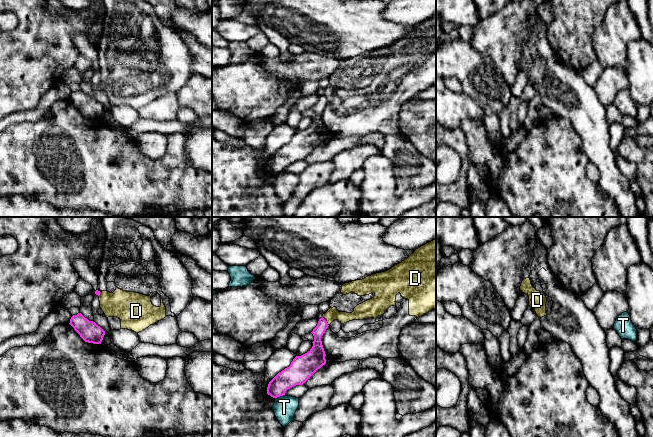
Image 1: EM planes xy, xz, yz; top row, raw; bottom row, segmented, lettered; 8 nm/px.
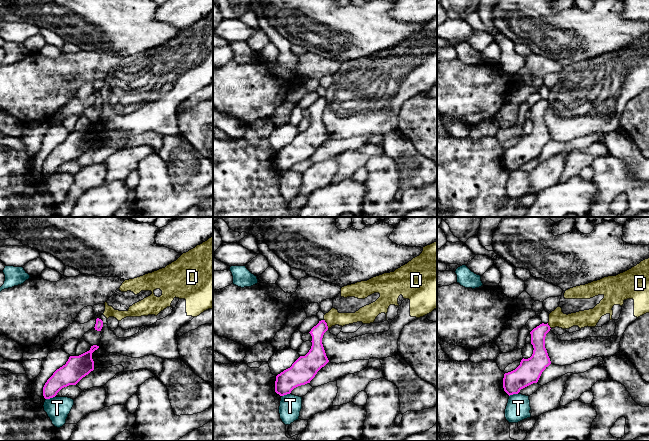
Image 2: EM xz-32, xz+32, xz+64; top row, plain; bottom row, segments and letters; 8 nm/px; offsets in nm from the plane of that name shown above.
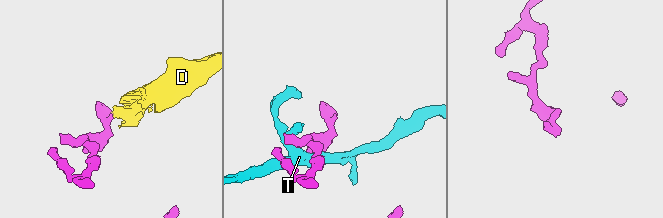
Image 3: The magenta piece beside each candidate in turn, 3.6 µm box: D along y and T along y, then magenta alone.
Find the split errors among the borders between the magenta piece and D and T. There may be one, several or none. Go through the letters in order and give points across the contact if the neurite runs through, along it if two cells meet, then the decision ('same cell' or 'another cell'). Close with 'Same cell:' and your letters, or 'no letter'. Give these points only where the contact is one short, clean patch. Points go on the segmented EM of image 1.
D: along xz (322, 317), (328, 325) | another cell
T: another cell
Same cell: no letter

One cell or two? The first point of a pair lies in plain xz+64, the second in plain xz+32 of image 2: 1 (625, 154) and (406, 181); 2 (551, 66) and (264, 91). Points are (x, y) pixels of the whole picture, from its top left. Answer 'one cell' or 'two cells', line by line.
1: one cell
2: one cell

